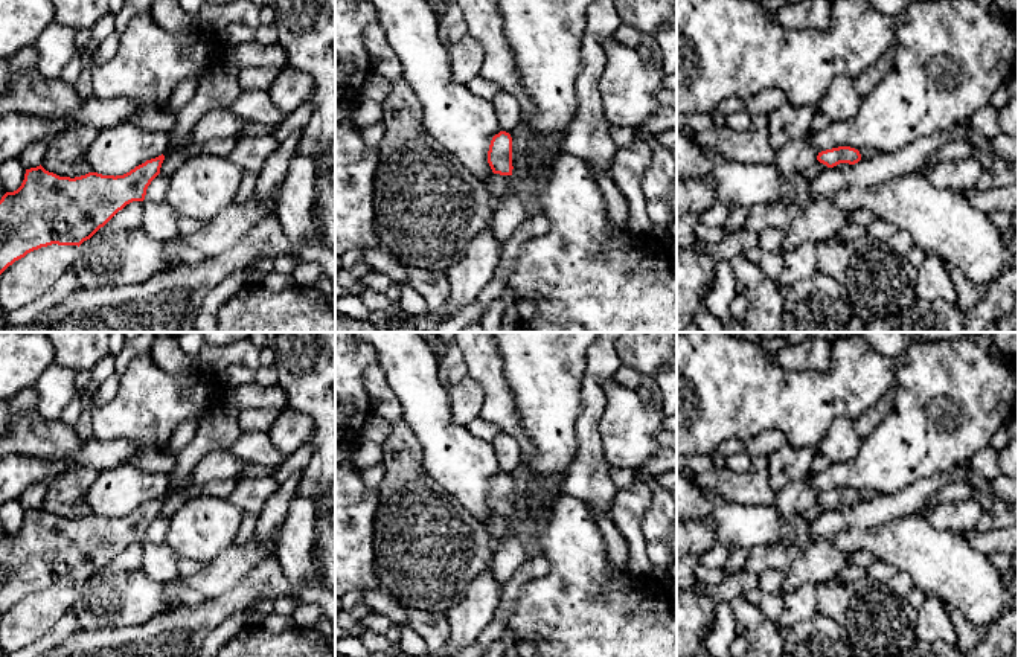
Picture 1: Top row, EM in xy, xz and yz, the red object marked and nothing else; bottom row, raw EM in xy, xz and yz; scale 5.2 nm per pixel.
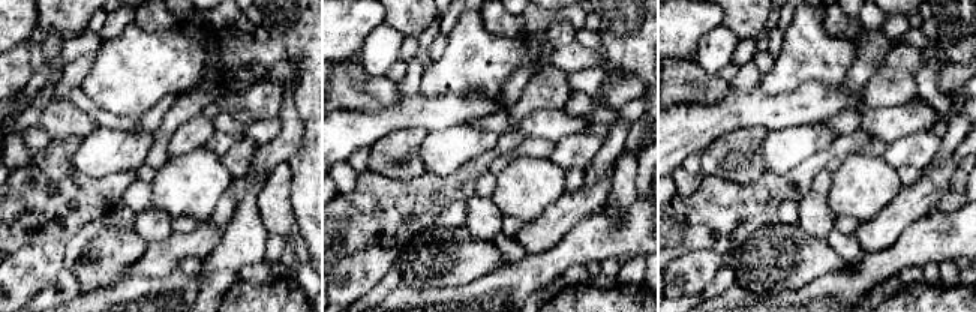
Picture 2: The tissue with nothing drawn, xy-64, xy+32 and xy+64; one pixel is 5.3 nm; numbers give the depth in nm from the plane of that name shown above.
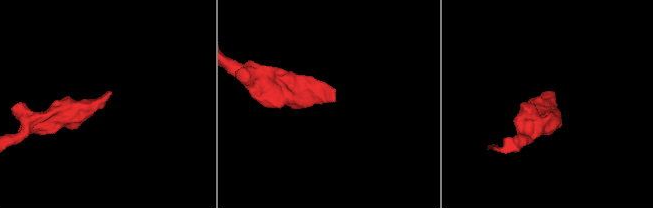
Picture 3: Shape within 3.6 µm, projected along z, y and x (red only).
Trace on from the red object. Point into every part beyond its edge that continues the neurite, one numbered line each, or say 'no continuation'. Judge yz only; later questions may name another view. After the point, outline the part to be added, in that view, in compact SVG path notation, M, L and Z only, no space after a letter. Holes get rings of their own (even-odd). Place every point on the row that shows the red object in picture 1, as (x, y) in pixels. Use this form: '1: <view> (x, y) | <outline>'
no continuation

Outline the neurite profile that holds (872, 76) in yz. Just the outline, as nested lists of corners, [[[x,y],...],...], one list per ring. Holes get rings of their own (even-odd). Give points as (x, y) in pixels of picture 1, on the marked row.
[[[890,46],[873,66],[866,69],[860,76],[853,79],[856,91],[866,98],[882,81],[882,78],[892,69],[893,61],[895,47]]]

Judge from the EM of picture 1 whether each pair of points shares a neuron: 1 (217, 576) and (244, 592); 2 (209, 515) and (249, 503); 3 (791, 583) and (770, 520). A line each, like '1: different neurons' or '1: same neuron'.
1: different neurons
2: different neurons
3: different neurons

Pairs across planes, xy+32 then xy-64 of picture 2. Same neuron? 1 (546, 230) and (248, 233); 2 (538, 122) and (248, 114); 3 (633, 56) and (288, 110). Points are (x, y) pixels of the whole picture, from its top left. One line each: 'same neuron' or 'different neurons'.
1: different neurons
2: different neurons
3: different neurons

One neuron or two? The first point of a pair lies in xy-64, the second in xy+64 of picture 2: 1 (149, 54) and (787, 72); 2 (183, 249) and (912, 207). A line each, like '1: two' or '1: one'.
1: one
2: one

